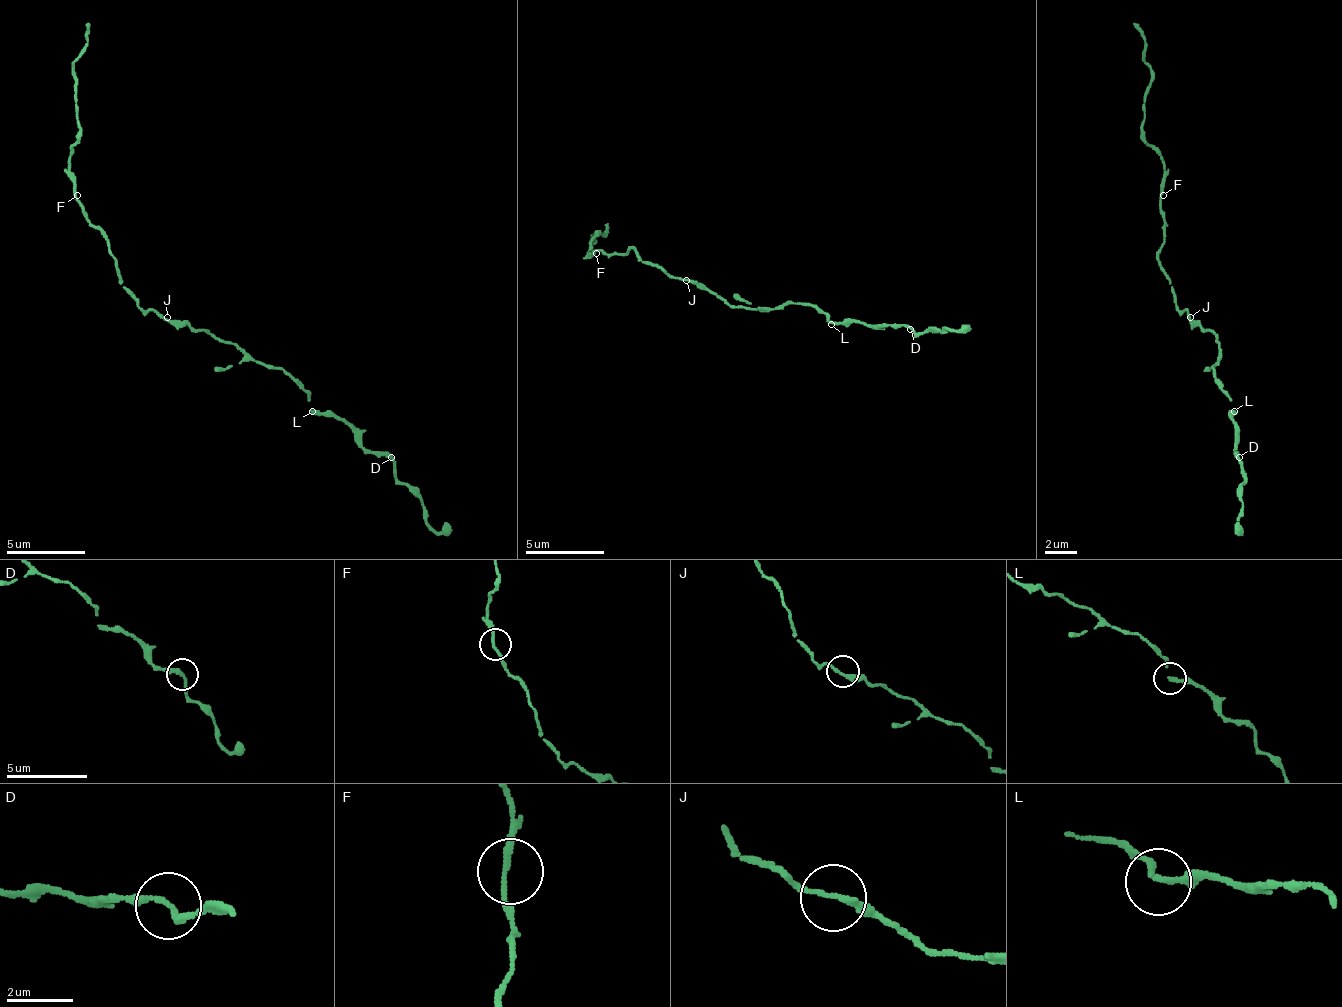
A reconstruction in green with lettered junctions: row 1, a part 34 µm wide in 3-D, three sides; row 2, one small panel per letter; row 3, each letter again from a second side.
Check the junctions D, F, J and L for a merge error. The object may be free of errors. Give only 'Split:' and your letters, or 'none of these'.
Split: none of these

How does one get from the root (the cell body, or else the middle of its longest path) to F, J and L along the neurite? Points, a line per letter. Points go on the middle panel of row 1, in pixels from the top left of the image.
F: (701, 284), (678, 280), (658, 265), (647, 265), (635, 249), (627, 253), (607, 253), (599, 249), (596, 253)
J: (701, 284), (686, 280)
L: (701, 284), (737, 308), (815, 304), (831, 324)

